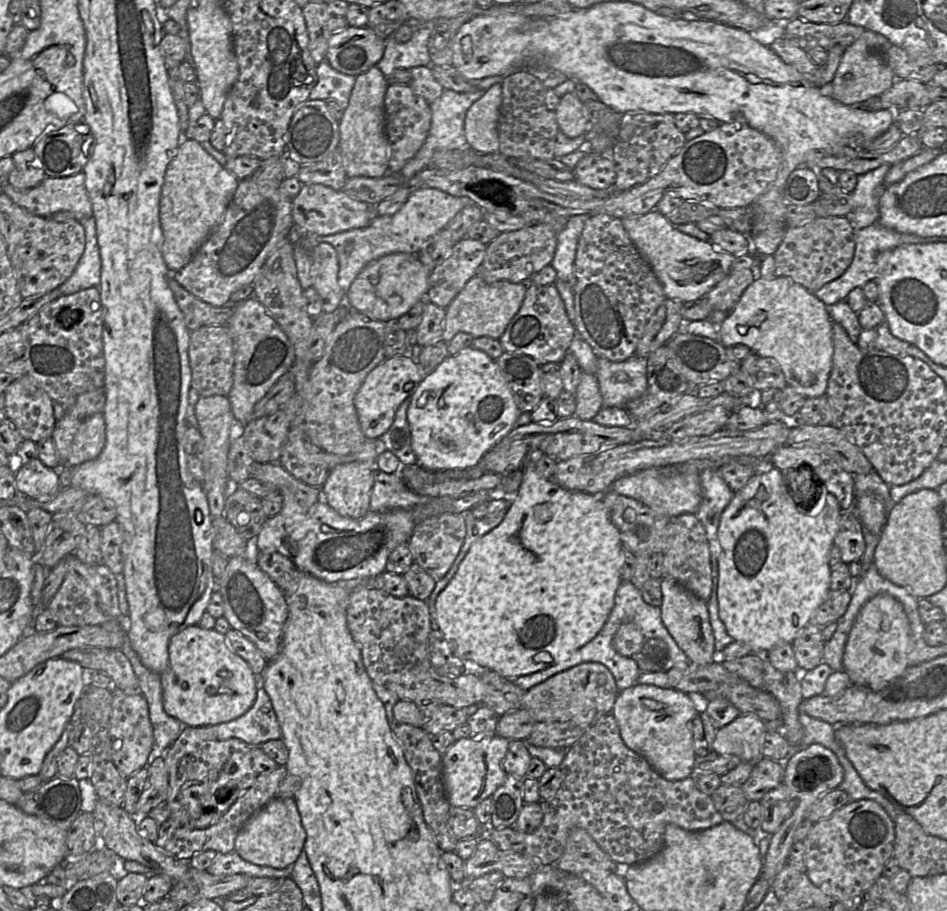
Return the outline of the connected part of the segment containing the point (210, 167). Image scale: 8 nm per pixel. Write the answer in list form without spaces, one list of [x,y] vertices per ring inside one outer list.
[[[183,139],[168,165],[160,200],[161,251],[171,272],[185,267],[223,222],[238,187],[237,177],[216,161],[194,139]]]

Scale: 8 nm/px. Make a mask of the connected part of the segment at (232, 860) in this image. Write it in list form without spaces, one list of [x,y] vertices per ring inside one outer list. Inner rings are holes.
[[[236,851],[219,854],[207,871],[215,876],[248,874],[251,877],[291,878],[292,867],[276,869],[270,866],[256,865],[244,860]]]

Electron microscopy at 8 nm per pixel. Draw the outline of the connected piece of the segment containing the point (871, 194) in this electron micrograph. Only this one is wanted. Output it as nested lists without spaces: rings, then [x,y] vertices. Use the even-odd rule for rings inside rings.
[[[884,164],[865,174],[858,175],[858,181],[853,194],[853,209],[845,216],[851,222],[855,232],[870,226],[879,220],[879,201],[885,191],[885,176],[892,165]]]

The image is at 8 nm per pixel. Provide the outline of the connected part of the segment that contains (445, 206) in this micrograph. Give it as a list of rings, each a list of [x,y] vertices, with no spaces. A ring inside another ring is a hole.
[[[422,187],[412,191],[406,203],[394,215],[376,215],[365,228],[353,229],[329,236],[318,236],[315,240],[311,241],[310,251],[320,243],[328,243],[336,250],[339,262],[338,284],[347,293],[353,281],[370,262],[393,253],[416,255],[428,239],[444,229],[461,210],[471,204],[472,201],[467,197],[454,197],[438,189]],[[348,242],[352,243],[353,247],[350,253],[345,251]]]

